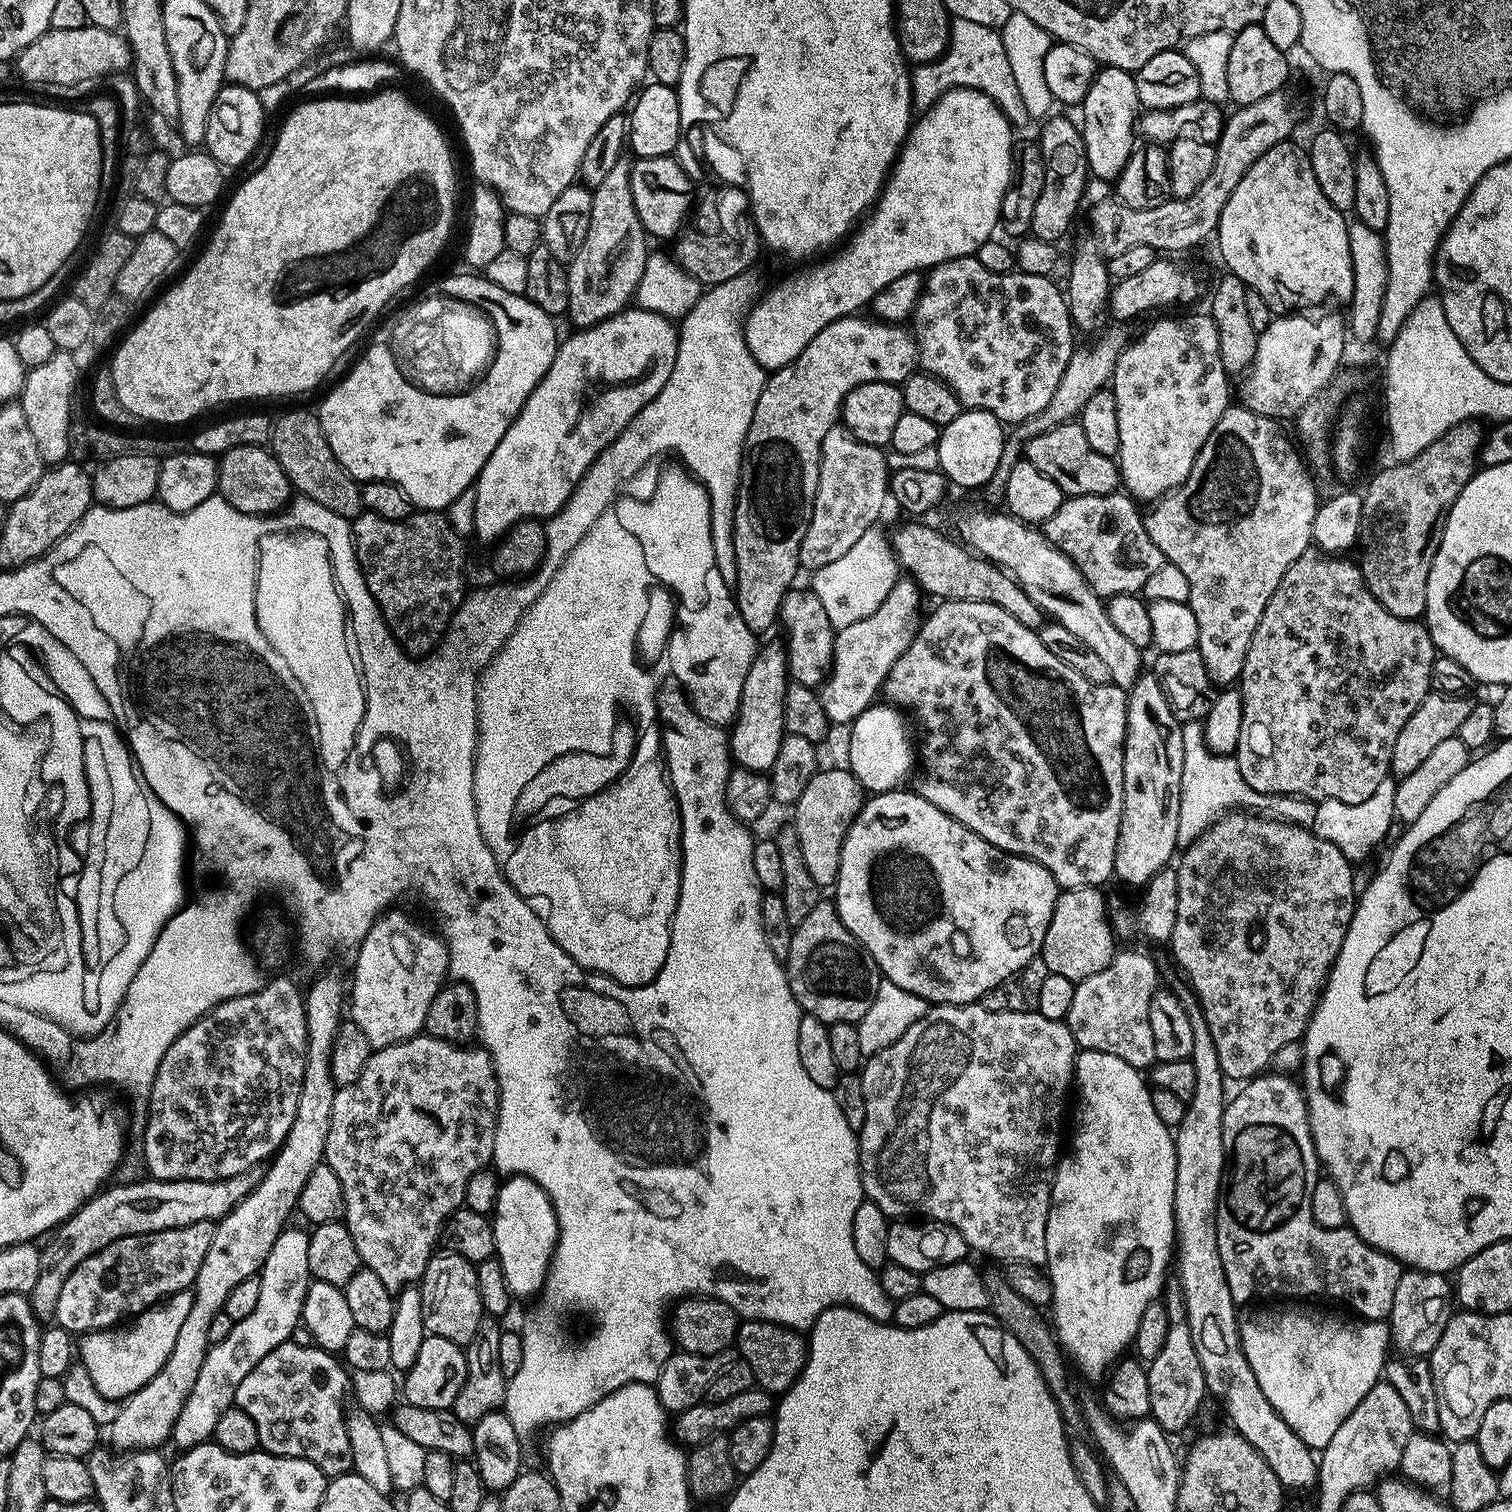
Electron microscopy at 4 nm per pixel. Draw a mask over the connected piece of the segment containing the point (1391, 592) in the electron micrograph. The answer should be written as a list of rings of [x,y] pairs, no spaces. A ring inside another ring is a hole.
[[[1465,422],[1454,425],[1450,430],[1446,430],[1446,434],[1442,434],[1434,442],[1430,442],[1430,446],[1426,446],[1426,450],[1422,450],[1414,458],[1410,458],[1401,464],[1395,462],[1389,463],[1389,468],[1382,469],[1381,472],[1369,482],[1368,489],[1363,489],[1362,522],[1360,523],[1360,534],[1358,537],[1358,549],[1360,548],[1358,563],[1360,572],[1368,584],[1370,594],[1374,594],[1374,598],[1378,598],[1378,602],[1382,602],[1382,606],[1386,606],[1386,610],[1390,610],[1390,614],[1394,614],[1398,618],[1420,620],[1421,617],[1423,617],[1424,611],[1426,610],[1426,582],[1430,578],[1430,566],[1434,566],[1434,554],[1438,554],[1438,546],[1442,542],[1444,522],[1448,518],[1448,511],[1454,506],[1458,494],[1462,494],[1466,482],[1470,482],[1470,478],[1476,475],[1478,471],[1480,445],[1484,443],[1484,437],[1486,435],[1485,429],[1482,430],[1480,427],[1481,425],[1476,422]]]

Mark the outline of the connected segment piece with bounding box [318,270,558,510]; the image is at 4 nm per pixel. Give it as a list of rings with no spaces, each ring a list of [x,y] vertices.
[[[464,270],[461,276],[448,276],[441,282],[439,291],[445,296],[483,305],[498,321],[495,329],[502,342],[502,350],[496,353],[496,368],[480,392],[464,396],[464,400],[432,400],[432,396],[420,396],[420,392],[412,392],[412,388],[396,376],[396,368],[392,368],[388,352],[384,352],[379,342],[373,342],[365,350],[364,357],[345,374],[344,381],[321,402],[318,409],[321,428],[334,458],[338,458],[340,465],[357,482],[388,480],[398,485],[420,510],[447,510],[463,491],[475,485],[490,454],[494,454],[494,446],[502,442],[506,430],[510,430],[512,422],[528,401],[528,395],[540,385],[546,370],[550,370],[558,347],[557,323],[546,314],[546,310],[534,306],[534,302],[530,302],[525,295],[501,290],[483,274]]]

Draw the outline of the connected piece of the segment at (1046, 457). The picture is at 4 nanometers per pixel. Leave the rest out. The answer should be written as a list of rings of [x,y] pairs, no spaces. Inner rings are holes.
[[[1078,422],[1056,424],[1053,428],[1039,432],[1023,445],[1022,452],[1030,463],[1046,474],[1046,478],[1058,482],[1065,497],[1108,496],[1121,487],[1117,461],[1093,450],[1090,442],[1086,442],[1086,434],[1082,434],[1082,426]]]

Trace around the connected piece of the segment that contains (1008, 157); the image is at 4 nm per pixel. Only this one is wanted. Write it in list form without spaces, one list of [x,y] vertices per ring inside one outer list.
[[[973,88],[943,92],[933,108],[909,128],[904,147],[871,209],[872,217],[851,233],[837,256],[810,269],[808,276],[800,272],[786,277],[777,288],[769,287],[760,296],[743,323],[746,347],[752,345],[752,332],[768,332],[768,340],[760,340],[768,348],[760,348],[760,352],[768,352],[768,360],[780,360],[780,352],[784,352],[784,365],[794,362],[792,336],[796,332],[813,332],[817,336],[830,322],[859,313],[863,304],[871,305],[872,299],[890,282],[902,278],[902,274],[931,270],[947,260],[971,256],[983,243],[993,239],[992,231],[997,231],[1000,222],[1002,198],[1012,180],[1012,131],[1013,125],[1005,118],[1004,111],[984,92]]]

